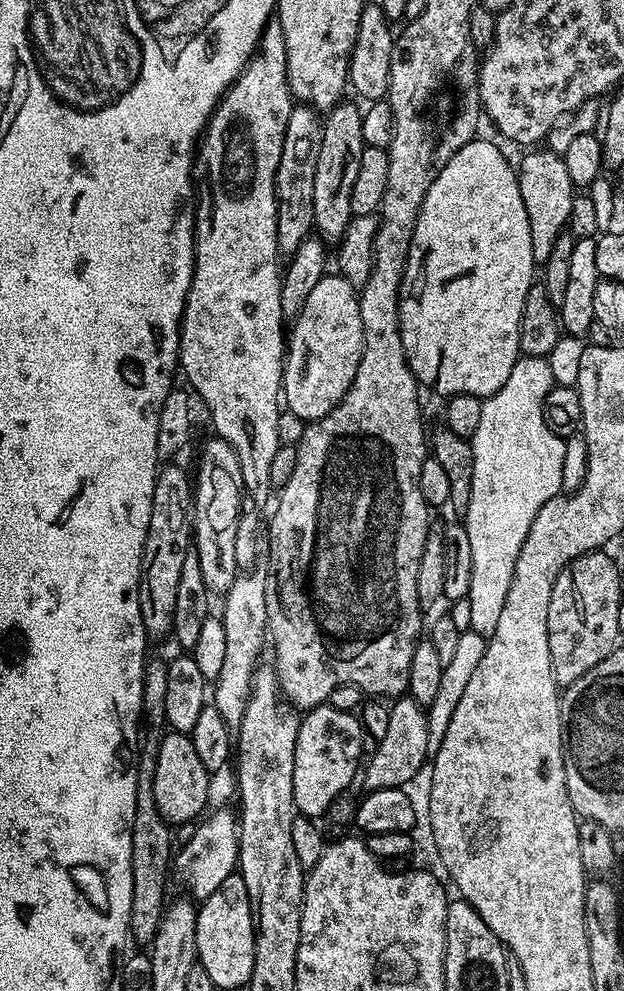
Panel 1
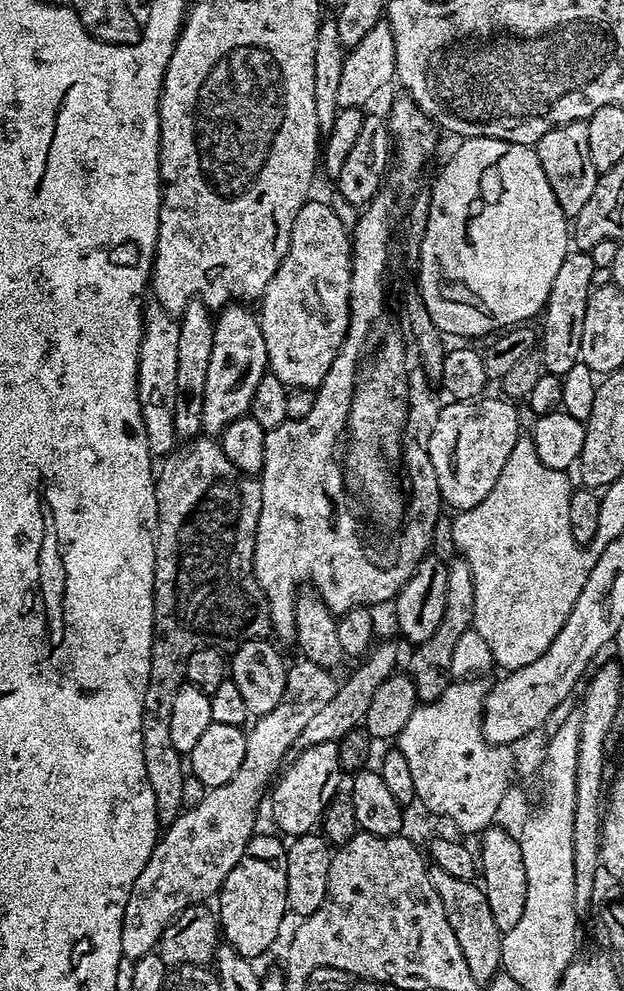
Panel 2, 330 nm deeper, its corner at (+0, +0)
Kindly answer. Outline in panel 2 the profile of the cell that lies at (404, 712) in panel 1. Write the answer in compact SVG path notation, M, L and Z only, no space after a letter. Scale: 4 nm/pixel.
M456 558L448 564L448 573L446 574L446 610L442 610L442 622L438 622L438 630L426 638L426 642L415 645L411 649L412 653L408 656L408 668L406 675L413 680L414 690L417 691L417 698L420 702L429 704L434 702L446 690L446 686L453 683L454 677L450 670L450 661L454 655L454 649L458 643L458 638L462 634L473 631L474 622L474 574L470 574L470 566L463 558Z

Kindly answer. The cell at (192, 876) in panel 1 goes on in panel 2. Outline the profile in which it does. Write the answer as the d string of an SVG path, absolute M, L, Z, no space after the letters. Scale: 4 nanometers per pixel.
M303 658L297 661L297 664L292 662L287 665L288 677L281 701L274 710L251 721L247 729L246 755L242 758L242 767L234 773L234 778L230 778L226 786L207 789L202 802L199 802L194 809L181 811L180 817L173 824L167 825L157 839L156 849L150 854L150 862L142 866L142 874L138 874L138 882L134 882L134 890L130 890L130 898L126 902L126 910L122 918L123 959L135 962L142 959L146 953L153 951L159 945L162 930L166 930L169 922L182 910L211 901L211 896L213 899L219 893L222 882L226 882L226 874L230 874L230 870L238 866L238 858L242 858L246 846L257 831L256 811L259 810L263 800L265 803L266 793L285 763L284 755L293 751L298 734L302 734L302 729L309 724L310 718L326 710L330 698L334 698L338 687L337 677L332 677L335 675L329 669Z

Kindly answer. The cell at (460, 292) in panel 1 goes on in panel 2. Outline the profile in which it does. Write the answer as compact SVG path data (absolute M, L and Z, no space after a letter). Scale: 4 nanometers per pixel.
M469 136L461 139L456 153L444 164L436 185L431 185L430 216L426 225L426 236L422 241L418 281L422 299L430 312L434 324L445 337L451 336L484 336L491 337L501 330L523 325L531 316L539 317L550 294L550 286L554 286L554 278L558 274L562 262L570 251L570 220L564 215L562 206L558 206L558 198L554 198L554 190L550 190L550 182L546 182L546 173L542 170L542 162L538 162L535 147L527 144L515 144L498 138L482 138Z

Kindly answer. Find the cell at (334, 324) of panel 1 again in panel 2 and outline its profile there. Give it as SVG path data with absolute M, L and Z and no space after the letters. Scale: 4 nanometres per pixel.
M309 198L290 230L290 246L258 304L270 372L288 388L317 389L348 333L352 241L331 203Z

